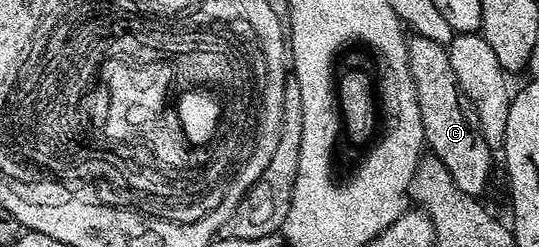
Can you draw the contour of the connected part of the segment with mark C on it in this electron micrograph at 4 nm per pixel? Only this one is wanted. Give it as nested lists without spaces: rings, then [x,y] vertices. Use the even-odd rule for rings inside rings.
[[[412,35],[408,37],[408,66],[418,95],[418,111],[422,115],[424,140],[431,156],[438,158],[450,171],[450,179],[458,191],[483,198],[484,188],[492,177],[494,149],[487,145],[479,129],[478,115],[458,85],[454,70],[450,67],[448,50],[433,39]]]

